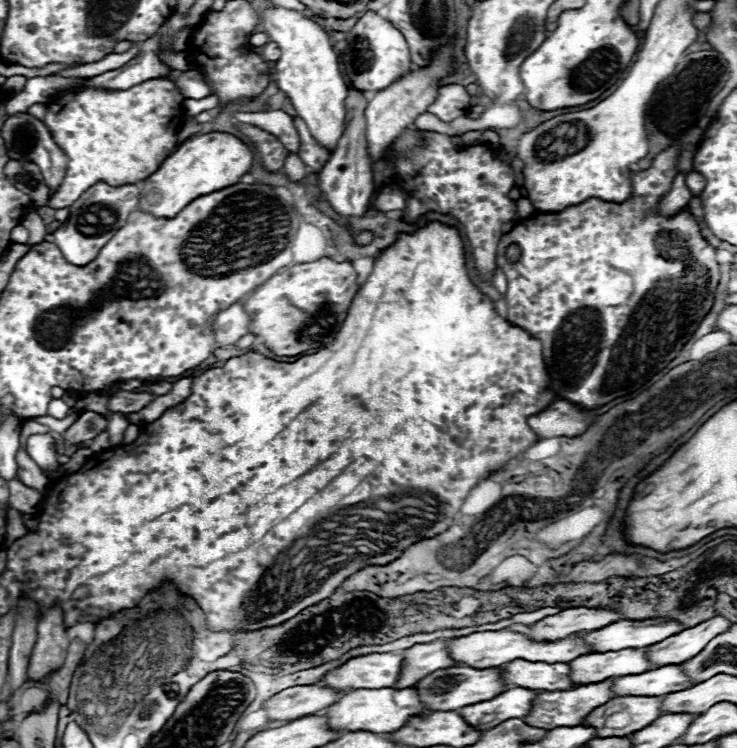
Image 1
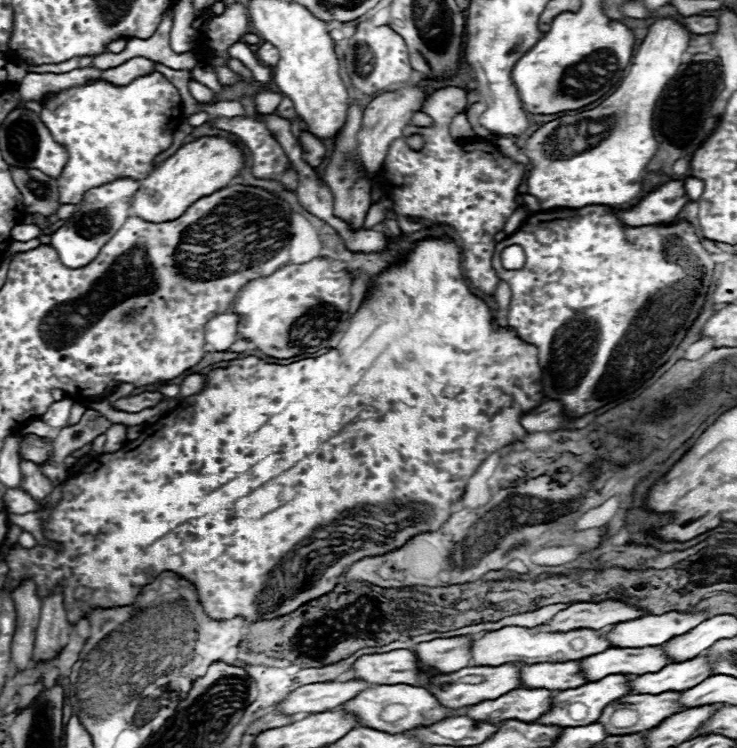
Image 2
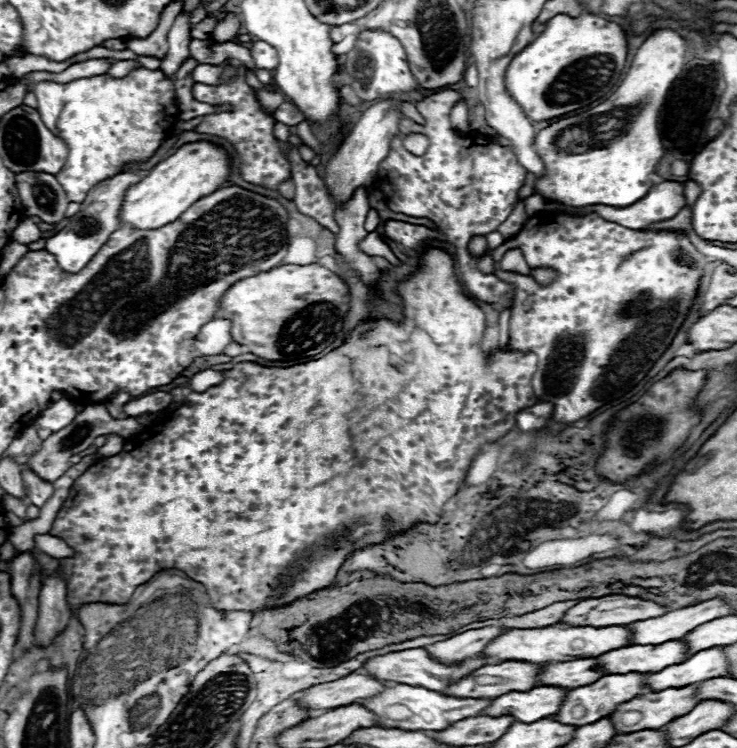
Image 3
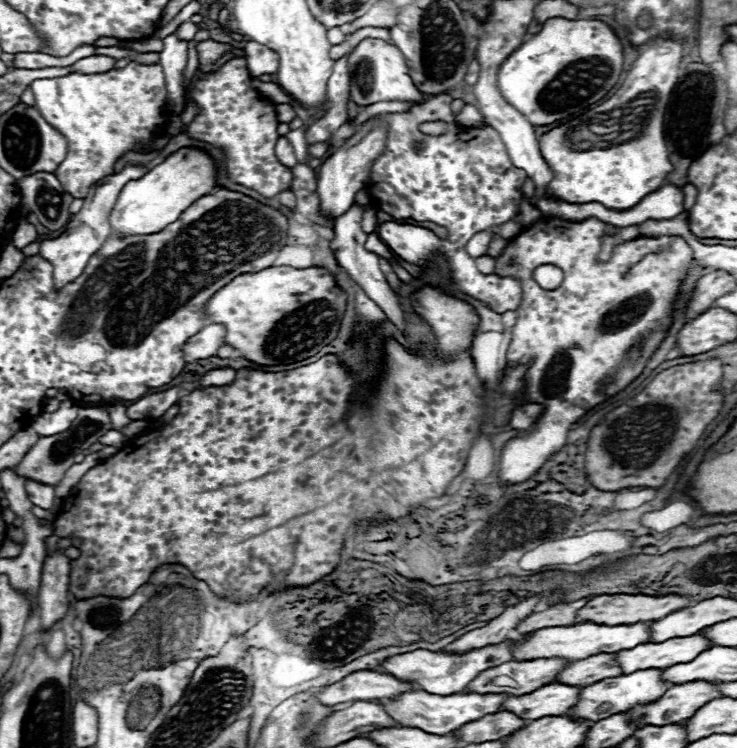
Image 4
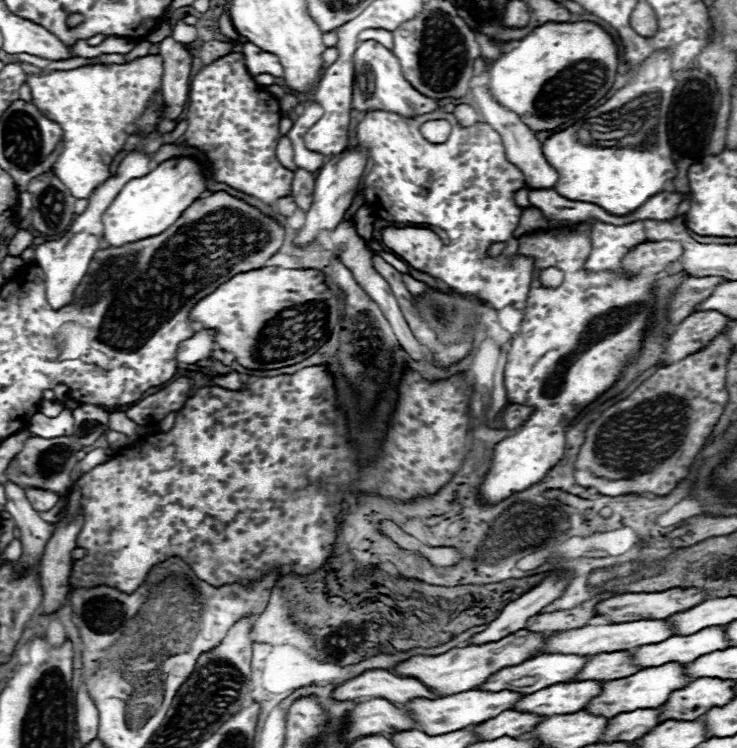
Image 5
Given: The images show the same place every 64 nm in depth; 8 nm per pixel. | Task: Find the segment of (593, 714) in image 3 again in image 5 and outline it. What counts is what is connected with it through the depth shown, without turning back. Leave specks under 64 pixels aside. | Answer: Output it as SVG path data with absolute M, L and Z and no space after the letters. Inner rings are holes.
M672 662L672 664L664 664L658 668L646 668L646 670L638 670L632 676L626 678L618 678L618 680L610 680L610 682L602 682L602 692L598 696L594 696L582 710L596 714L596 716L606 716L612 718L620 712L632 712L638 708L656 708L660 704L664 704L664 700L670 696L670 692L684 688L690 682L690 678L682 676L682 664Z

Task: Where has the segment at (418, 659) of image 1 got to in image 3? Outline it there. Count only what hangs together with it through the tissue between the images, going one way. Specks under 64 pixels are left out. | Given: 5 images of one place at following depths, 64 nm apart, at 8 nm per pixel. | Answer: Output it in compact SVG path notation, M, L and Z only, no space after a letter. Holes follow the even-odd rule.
M494 626L482 630L468 630L464 634L426 646L426 652L430 652L430 656L434 656L434 660L442 664L460 664L462 660L482 652L482 648L500 632L502 628L494 628Z

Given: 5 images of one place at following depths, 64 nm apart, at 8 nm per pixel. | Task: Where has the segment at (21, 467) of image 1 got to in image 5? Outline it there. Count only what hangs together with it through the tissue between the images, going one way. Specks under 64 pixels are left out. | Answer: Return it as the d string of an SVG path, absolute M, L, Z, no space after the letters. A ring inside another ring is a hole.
M26 488L26 496L28 496L28 502L32 504L32 508L36 512L50 510L60 498L56 492L42 492L40 488Z

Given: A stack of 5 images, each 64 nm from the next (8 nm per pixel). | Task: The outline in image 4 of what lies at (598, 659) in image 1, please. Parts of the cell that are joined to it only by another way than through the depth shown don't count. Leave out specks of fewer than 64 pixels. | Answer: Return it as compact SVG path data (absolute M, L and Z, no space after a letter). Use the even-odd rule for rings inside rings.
M700 634L684 636L682 640L666 640L662 644L638 644L630 650L616 652L616 662L622 672L636 672L638 668L670 668L694 660L700 652L710 648Z

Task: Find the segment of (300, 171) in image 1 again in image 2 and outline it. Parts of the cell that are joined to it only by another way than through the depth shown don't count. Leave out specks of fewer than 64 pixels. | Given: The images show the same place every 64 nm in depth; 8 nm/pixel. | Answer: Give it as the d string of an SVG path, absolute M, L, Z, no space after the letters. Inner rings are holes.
M290 164L290 168L280 176L280 182L282 182L288 190L296 190L296 186L298 186L298 172L294 170L292 164Z

